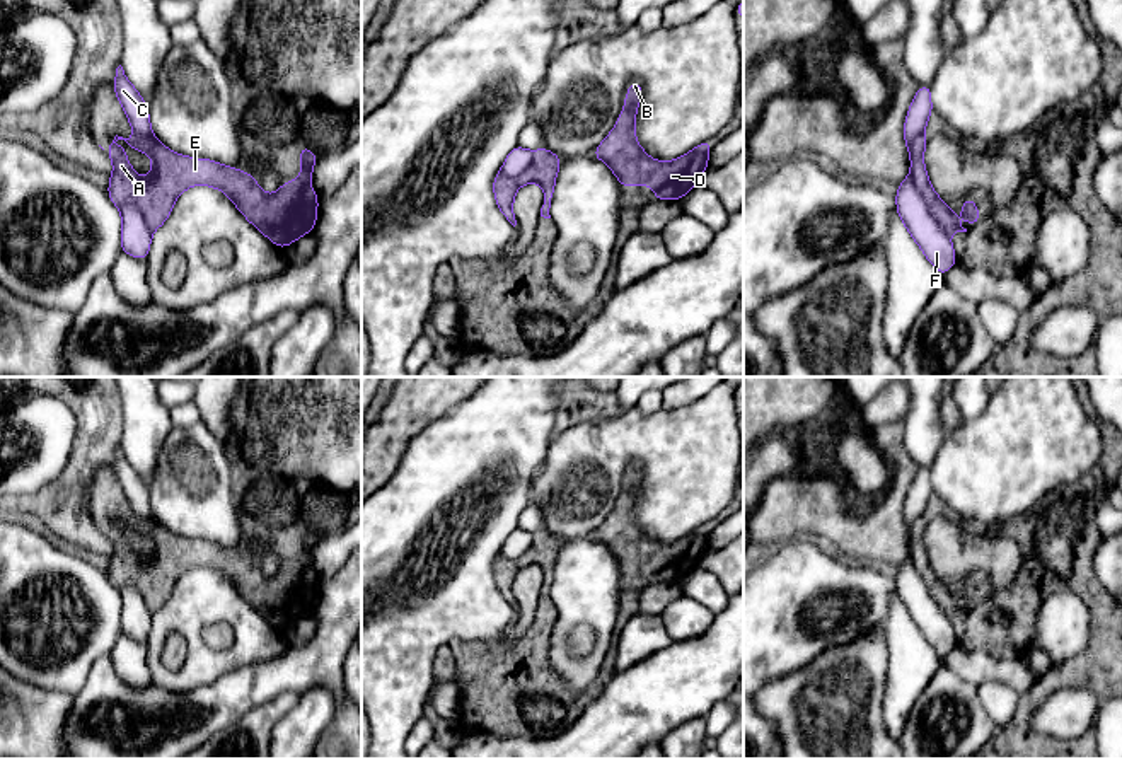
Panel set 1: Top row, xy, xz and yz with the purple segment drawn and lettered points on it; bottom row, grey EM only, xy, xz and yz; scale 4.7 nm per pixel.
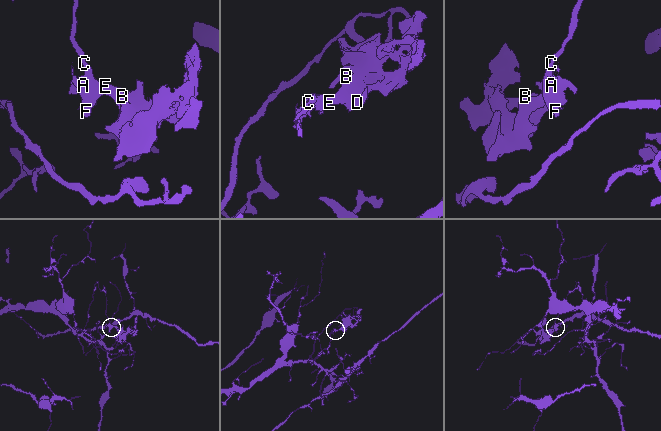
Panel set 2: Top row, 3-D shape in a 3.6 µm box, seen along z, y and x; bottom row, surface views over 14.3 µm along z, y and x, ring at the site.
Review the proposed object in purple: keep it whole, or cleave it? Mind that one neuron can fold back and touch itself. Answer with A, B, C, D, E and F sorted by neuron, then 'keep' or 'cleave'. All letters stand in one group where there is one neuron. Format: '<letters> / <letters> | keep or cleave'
A B D E / C F | cleave

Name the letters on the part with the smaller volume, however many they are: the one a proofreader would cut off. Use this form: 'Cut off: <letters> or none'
Cut off: A, B, D, E

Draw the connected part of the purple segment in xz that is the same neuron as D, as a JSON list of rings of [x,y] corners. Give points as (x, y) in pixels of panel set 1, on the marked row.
[[[633,80],[614,130],[593,150],[593,157],[610,167],[621,186],[648,184],[655,191],[655,201],[662,201],[665,196],[668,201],[680,201],[708,169],[713,143],[706,140],[670,162],[648,157],[634,136],[634,113],[641,104],[641,94],[639,80]]]

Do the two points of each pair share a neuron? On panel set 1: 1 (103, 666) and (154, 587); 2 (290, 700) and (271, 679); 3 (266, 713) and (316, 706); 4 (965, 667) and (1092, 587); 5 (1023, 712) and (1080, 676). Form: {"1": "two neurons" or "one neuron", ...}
{"1": "two neurons", "2": "two neurons", "3": "two neurons", "4": "two neurons", "5": "one neuron"}

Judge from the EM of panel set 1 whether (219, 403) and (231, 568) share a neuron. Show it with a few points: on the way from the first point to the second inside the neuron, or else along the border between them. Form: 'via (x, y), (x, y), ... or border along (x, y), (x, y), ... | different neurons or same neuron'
border along (234, 403), (229, 437), (224, 444) | different neurons

